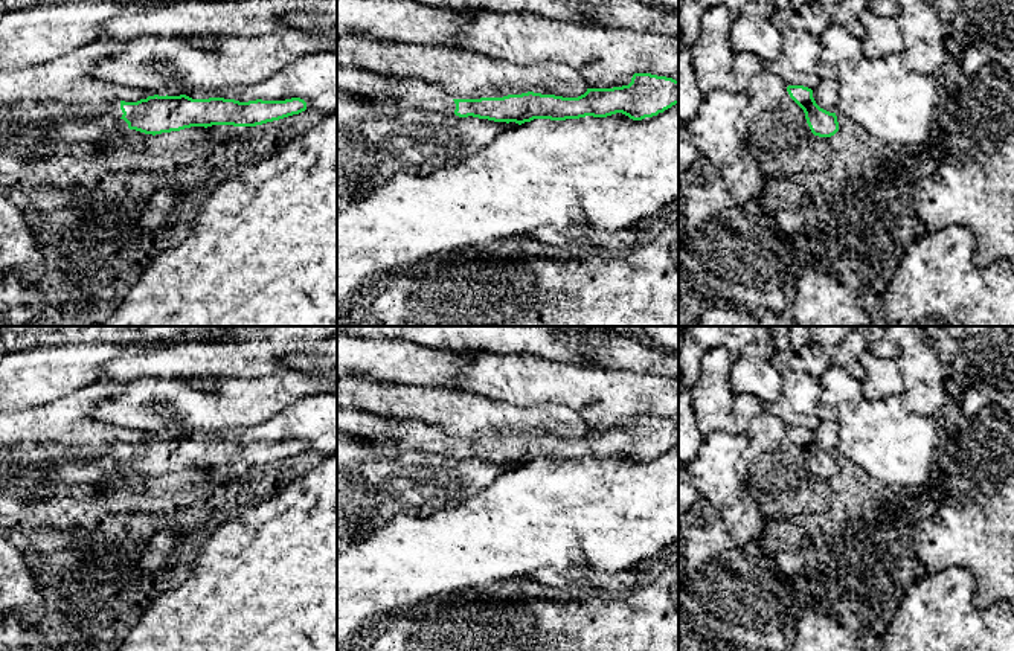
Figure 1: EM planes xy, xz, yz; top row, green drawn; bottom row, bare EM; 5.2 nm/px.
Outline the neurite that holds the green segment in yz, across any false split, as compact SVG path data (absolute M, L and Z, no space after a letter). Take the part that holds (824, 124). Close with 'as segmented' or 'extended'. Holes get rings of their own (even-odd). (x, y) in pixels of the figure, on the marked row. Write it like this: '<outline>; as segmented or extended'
M788 85L787 91L804 110L807 123L814 136L831 137L839 131L836 113L820 108L813 98L811 88L804 85Z; as segmented

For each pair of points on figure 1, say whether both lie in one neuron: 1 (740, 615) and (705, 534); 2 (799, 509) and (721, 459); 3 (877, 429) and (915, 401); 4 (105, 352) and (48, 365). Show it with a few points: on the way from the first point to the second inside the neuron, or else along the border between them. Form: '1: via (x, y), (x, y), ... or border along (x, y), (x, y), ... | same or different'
1: via (720, 595), (705, 580), (705, 554) | same
2: border along (744, 433), (747, 445), (737, 462), (738, 474) | different
3: border along (900, 395), (901, 403), (909, 410), (930, 416) | different
4: via (92, 355), (78, 365), (61, 365) | same

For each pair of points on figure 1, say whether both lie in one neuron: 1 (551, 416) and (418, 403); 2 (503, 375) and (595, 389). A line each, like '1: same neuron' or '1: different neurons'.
1: same neuron
2: same neuron

